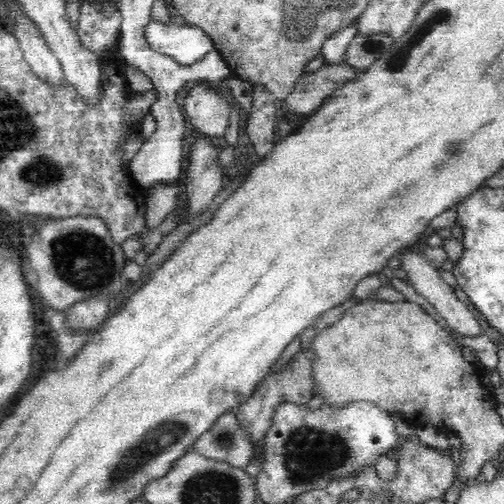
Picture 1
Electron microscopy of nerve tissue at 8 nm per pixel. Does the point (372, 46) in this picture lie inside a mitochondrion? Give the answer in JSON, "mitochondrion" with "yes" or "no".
{"mitochondrion":"yes"}

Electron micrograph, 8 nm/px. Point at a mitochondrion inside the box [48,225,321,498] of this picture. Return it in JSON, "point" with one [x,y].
{"point":[164,435]}

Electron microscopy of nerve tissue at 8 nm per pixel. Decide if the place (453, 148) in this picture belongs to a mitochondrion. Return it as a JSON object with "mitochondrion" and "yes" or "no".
{"mitochondrion":"yes"}

